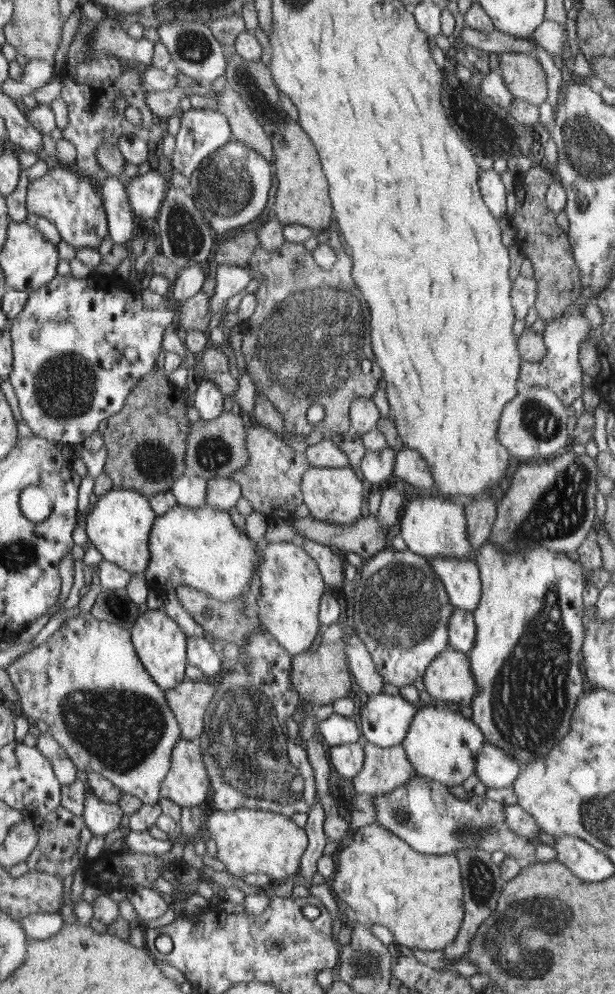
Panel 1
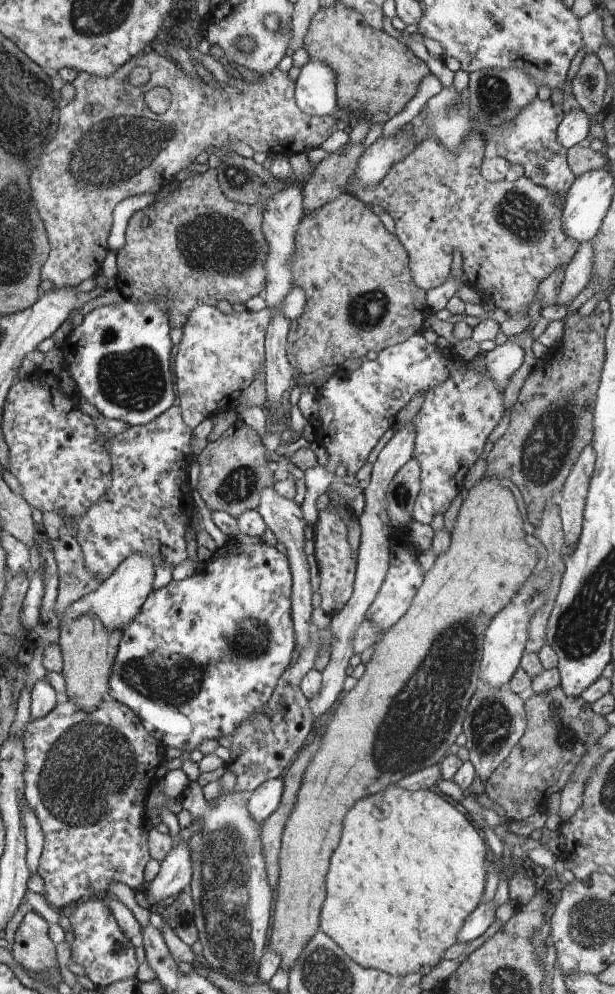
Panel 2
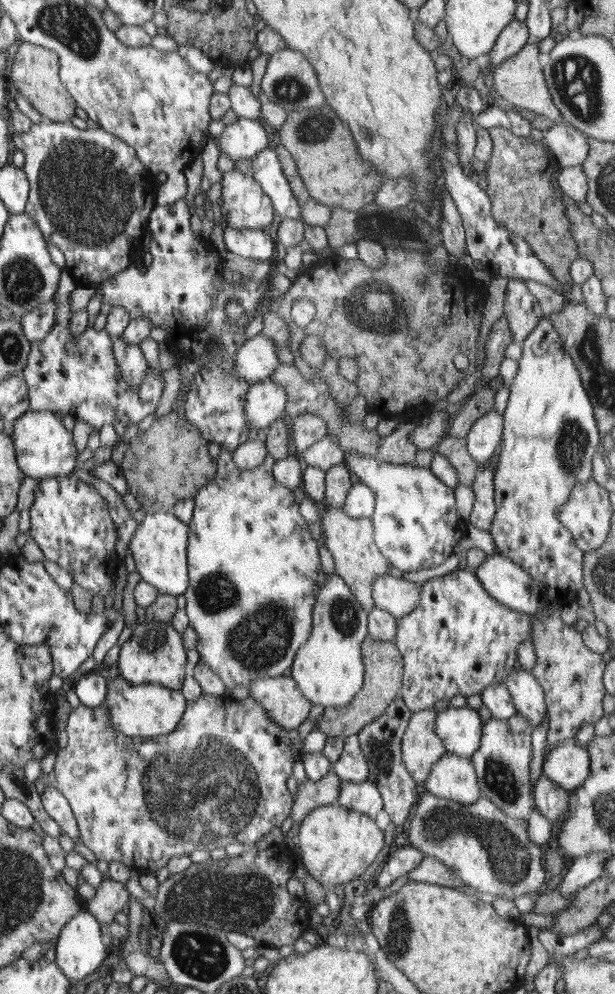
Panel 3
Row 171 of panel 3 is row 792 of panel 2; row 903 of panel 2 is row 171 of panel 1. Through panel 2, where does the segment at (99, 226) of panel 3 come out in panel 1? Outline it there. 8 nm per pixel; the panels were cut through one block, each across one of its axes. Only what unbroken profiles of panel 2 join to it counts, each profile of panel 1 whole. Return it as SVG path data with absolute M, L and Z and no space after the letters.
M51 162L44 176L30 180L26 195L27 210L47 218L60 233L61 240L76 248L98 249L109 233L105 203L98 186L88 175L77 172L73 166Z

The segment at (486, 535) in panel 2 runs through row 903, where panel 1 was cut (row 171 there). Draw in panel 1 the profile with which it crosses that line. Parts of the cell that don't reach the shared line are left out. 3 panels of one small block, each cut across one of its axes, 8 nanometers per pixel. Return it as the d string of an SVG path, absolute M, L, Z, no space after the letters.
M232 51L227 56L227 68L224 74L227 79L227 88L232 88L249 105L250 110L260 120L265 132L272 139L274 164L277 170L278 189L275 200L274 214L282 226L298 223L320 232L332 227L334 221L333 198L330 197L329 178L322 170L321 154L313 139L300 128L282 106L278 106L278 89L270 76L268 65L258 62L246 62L240 54Z

